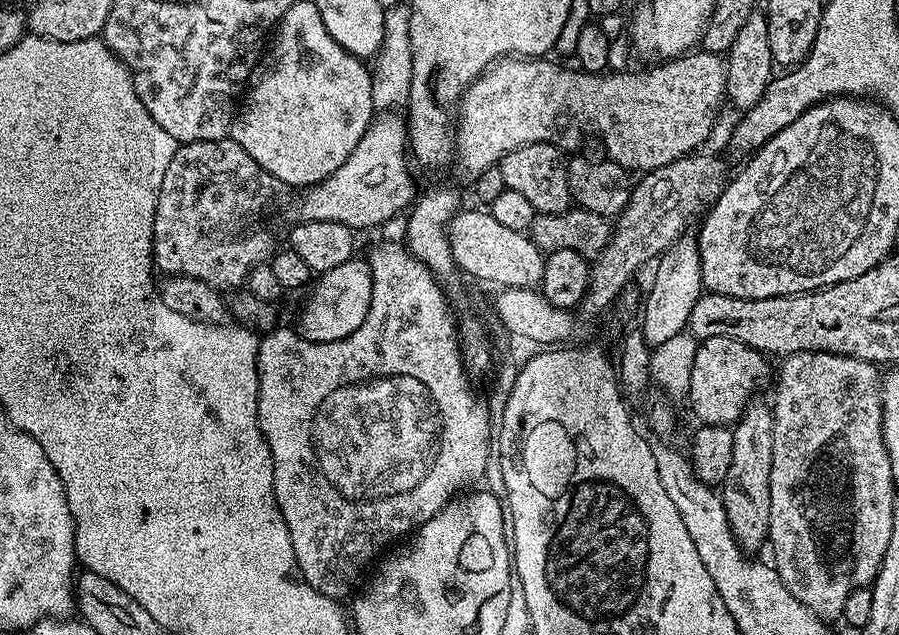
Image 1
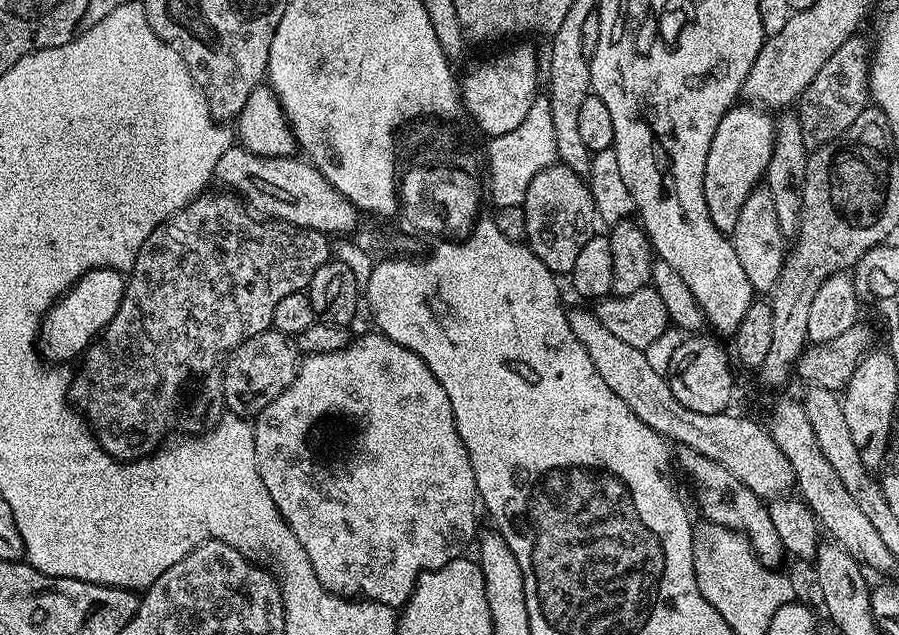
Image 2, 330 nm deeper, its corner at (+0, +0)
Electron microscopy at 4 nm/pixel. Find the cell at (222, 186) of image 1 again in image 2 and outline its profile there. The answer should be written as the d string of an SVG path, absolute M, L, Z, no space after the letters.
M228 190L212 191L202 191L186 207L178 210L169 216L165 223L157 226L154 234L150 234L150 238L146 238L146 242L142 242L142 250L138 250L138 258L127 273L124 297L114 318L107 328L88 345L79 361L80 369L77 370L76 376L74 372L71 377L71 403L88 421L88 426L91 428L93 436L96 437L96 441L102 446L102 450L106 450L106 454L110 454L115 460L121 462L141 460L144 456L151 456L157 448L161 447L162 441L173 434L199 433L205 427L204 419L207 418L212 403L215 400L219 401L224 391L224 373L221 371L222 356L219 356L219 352L227 354L237 348L246 338L259 332L269 331L272 328L274 306L278 306L278 302L282 302L282 298L286 298L286 294L305 291L308 283L314 278L318 266L328 263L330 259L330 240L324 233L316 229L277 222L271 218L261 218L250 211L249 205L239 195Z

